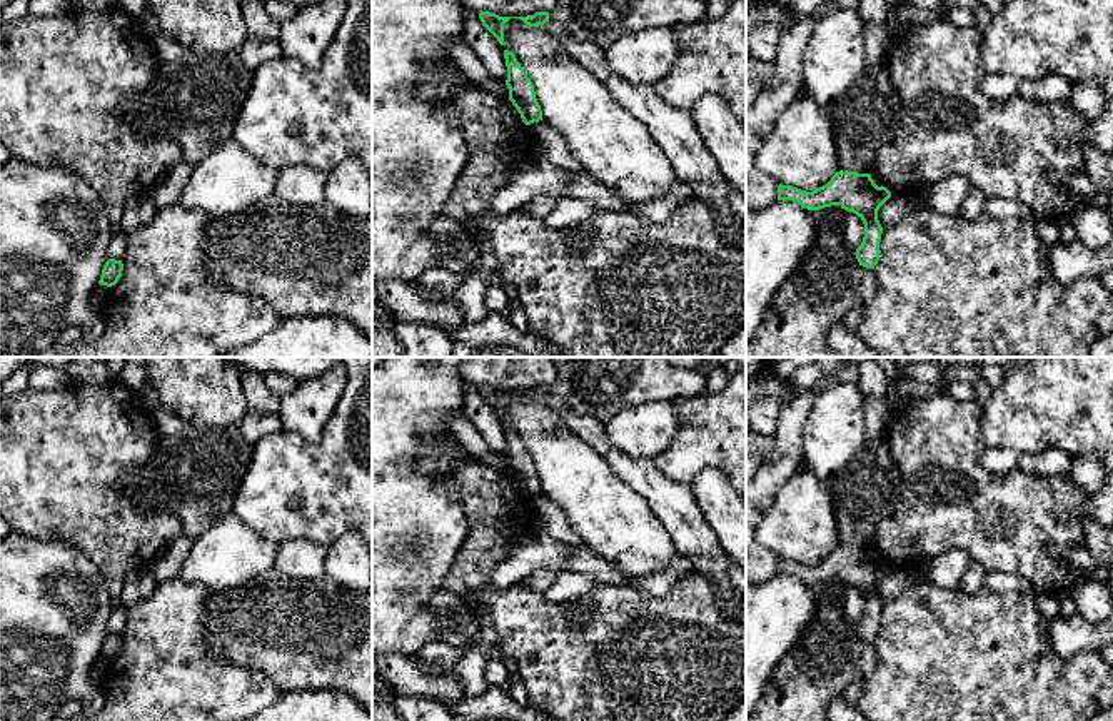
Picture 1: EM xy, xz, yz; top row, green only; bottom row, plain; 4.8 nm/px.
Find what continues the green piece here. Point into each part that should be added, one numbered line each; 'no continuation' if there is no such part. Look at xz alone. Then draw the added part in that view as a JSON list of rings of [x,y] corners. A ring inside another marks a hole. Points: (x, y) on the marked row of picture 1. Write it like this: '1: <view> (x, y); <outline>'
no continuation

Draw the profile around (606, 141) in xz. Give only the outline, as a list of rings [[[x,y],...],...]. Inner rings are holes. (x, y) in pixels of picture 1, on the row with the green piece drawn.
[[[511,18],[504,23],[504,42],[502,48],[516,55],[534,85],[542,120],[564,137],[584,172],[619,192],[627,209],[677,192],[682,182],[646,127],[612,97],[599,78],[569,57],[556,35],[546,32],[542,25],[529,27],[521,18]]]

